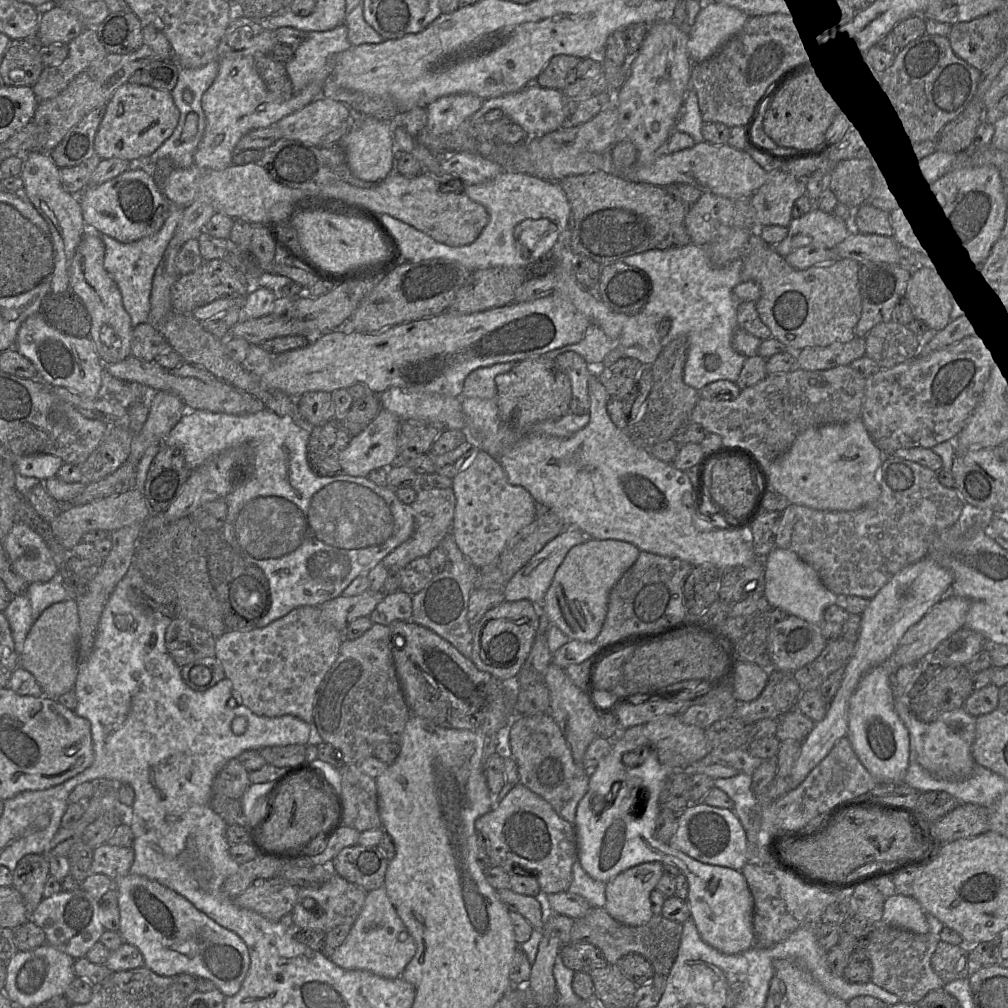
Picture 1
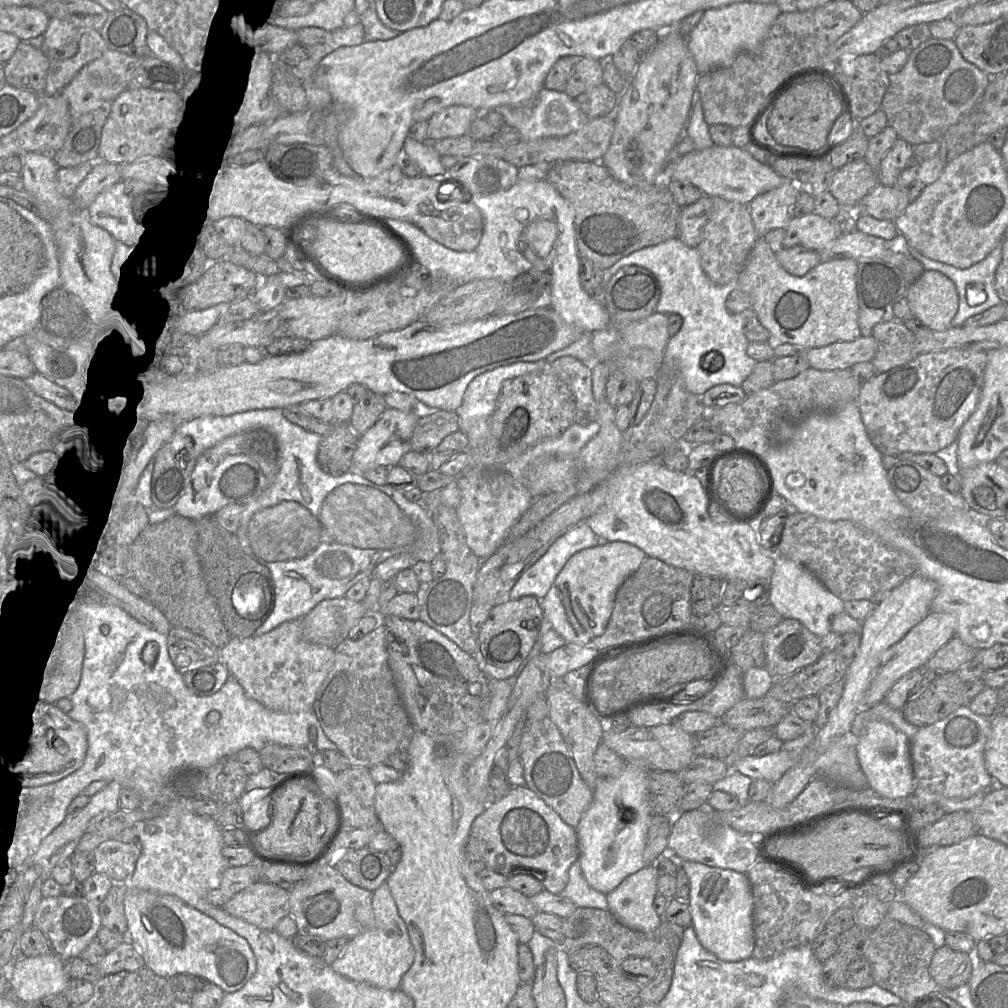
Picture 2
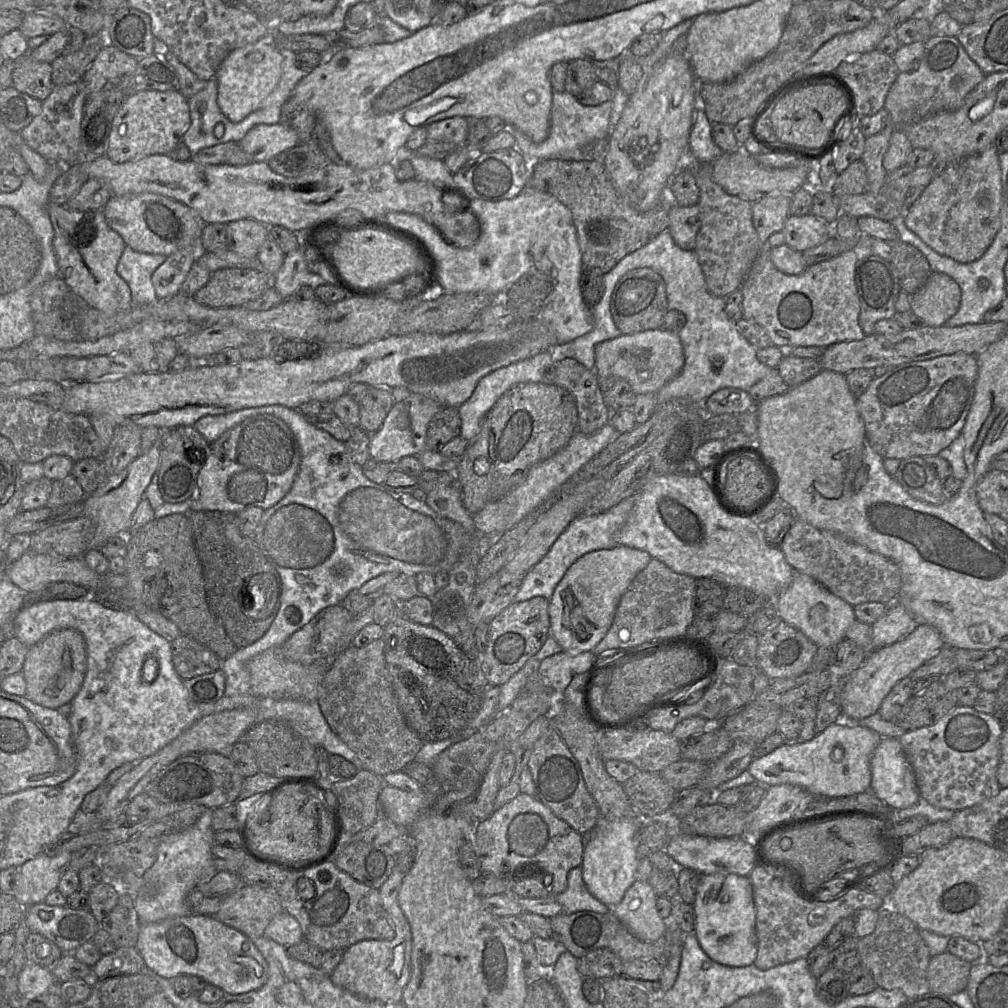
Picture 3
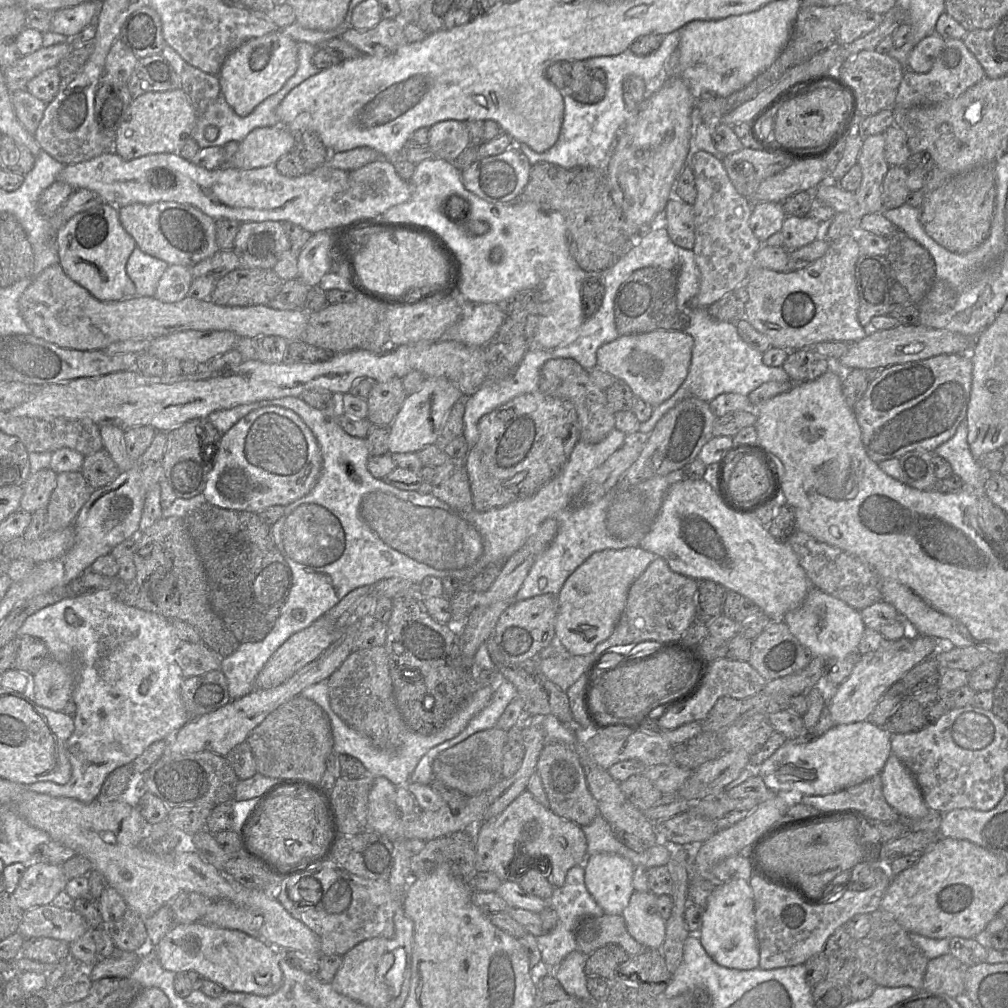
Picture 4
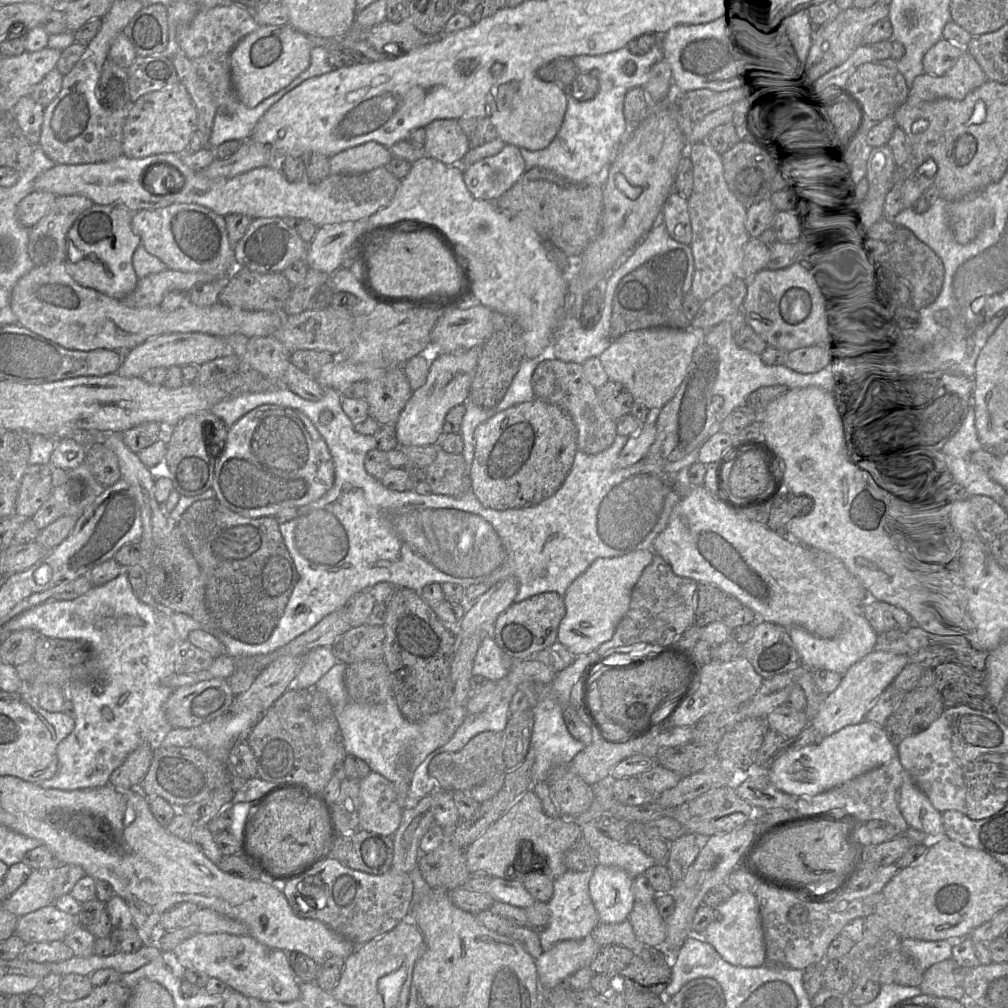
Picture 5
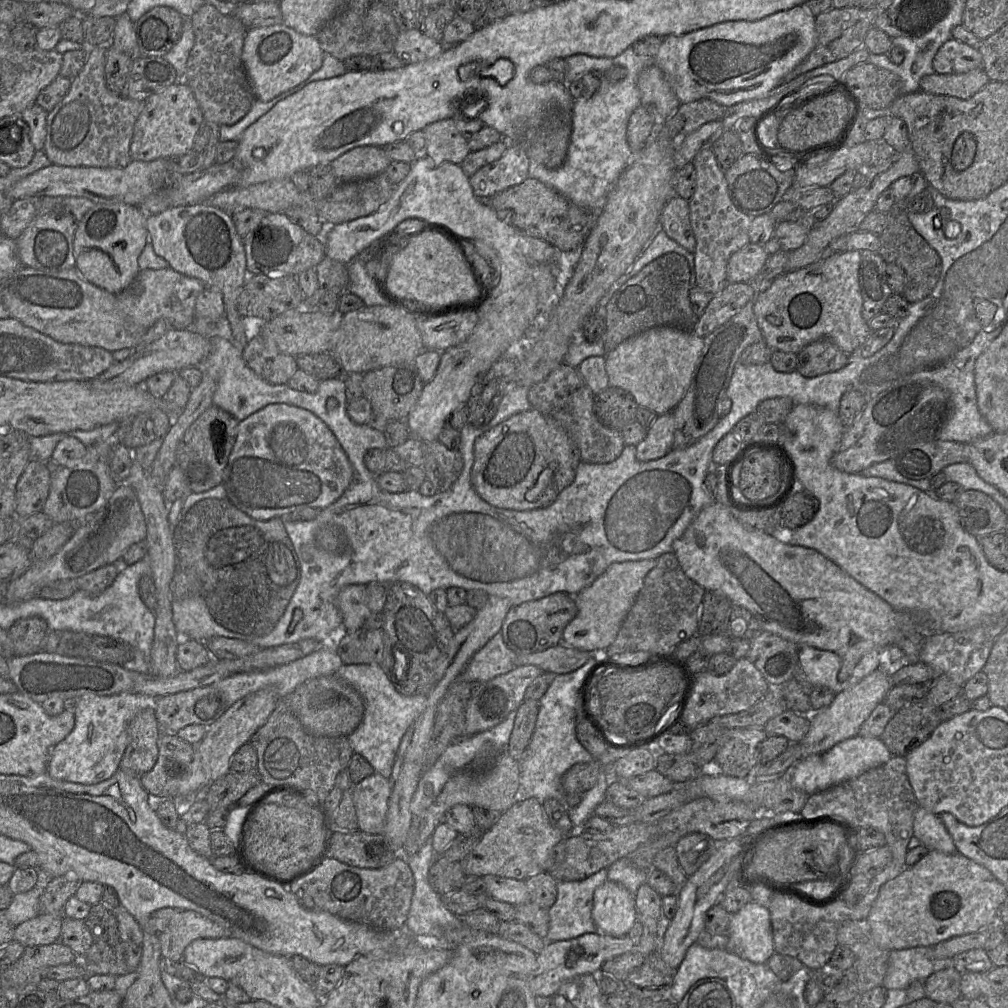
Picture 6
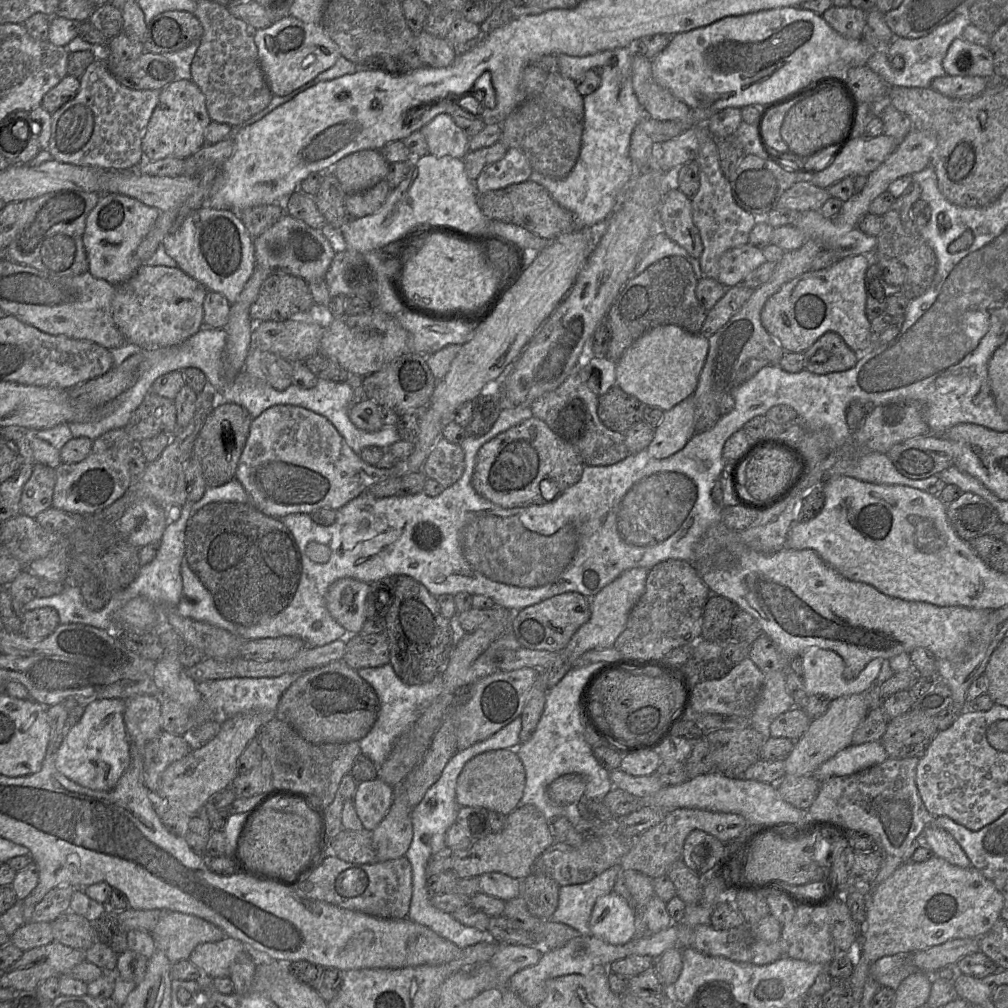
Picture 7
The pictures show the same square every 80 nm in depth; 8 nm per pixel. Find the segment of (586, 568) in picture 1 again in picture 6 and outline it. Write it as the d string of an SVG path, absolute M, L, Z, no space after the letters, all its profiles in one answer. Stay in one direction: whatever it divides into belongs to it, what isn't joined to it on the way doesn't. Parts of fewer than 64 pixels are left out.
M654 559L611 564L590 586L574 596L577 615L564 629L562 643L579 650L598 653L598 656L603 655L604 650L616 639L643 587L646 575L655 565Z

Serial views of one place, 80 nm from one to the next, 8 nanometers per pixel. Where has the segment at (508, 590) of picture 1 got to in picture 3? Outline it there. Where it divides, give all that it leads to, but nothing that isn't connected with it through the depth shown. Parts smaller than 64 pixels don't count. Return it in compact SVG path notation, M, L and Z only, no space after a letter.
M633 494L600 514L577 516L559 535L547 554L521 580L514 602L522 602L533 597L543 597L549 600L568 568L578 558L591 551L616 546L614 534L626 523L634 503L635 495Z

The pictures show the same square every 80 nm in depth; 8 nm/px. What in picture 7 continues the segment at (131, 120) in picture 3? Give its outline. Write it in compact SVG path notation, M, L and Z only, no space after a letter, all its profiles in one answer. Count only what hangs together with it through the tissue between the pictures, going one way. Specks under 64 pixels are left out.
M174 80L160 90L158 104L142 139L144 159L157 161L192 156L205 145L205 130L211 122L205 96L198 86L191 80Z

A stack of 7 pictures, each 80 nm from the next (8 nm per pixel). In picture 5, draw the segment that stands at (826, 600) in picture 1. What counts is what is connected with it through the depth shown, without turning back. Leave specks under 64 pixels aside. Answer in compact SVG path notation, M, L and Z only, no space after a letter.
M862 613L853 616L853 621L847 631L833 638L819 637L799 626L787 628L803 666L809 670L831 670L842 676L853 664L874 651L877 641L877 633Z

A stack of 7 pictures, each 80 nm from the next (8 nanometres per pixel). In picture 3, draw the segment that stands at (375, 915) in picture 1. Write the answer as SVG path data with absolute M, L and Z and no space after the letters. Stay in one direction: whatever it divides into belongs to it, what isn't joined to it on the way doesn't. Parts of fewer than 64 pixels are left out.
M394 867L393 871L378 889L386 916L395 931L391 940L361 940L343 952L343 957L330 979L333 984L366 999L384 1003L397 1003L402 1000L405 986L411 974L412 933L411 926L398 902L398 894L405 874Z

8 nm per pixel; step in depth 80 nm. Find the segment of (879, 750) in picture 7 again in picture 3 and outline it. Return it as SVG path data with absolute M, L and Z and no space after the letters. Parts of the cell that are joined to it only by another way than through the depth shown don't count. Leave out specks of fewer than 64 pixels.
M842 718L807 742L785 742L769 754L753 759L747 770L757 784L767 787L791 784L804 788L815 797L838 798L852 796L870 790L870 761L881 738L876 731L858 724L852 724L852 722L847 722Z

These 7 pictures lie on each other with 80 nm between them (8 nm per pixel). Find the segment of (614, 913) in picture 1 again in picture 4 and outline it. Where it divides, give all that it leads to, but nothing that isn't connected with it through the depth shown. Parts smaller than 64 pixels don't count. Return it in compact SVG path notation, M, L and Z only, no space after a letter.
M634 891L621 913L629 934L645 949L660 949L666 934L666 921L658 912L656 900L651 891Z

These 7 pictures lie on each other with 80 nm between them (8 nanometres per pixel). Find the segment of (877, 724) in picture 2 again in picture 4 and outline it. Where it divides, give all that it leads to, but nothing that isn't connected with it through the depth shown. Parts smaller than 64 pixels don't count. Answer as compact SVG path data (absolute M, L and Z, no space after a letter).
M894 754L887 759L880 776L883 795L900 816L920 819L930 812L913 775Z

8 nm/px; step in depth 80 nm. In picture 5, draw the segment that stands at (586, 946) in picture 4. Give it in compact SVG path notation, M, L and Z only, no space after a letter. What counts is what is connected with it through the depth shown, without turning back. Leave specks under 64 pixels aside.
M628 920L612 924L599 923L589 936L600 947L620 945L633 951L635 954L645 947L636 938Z

